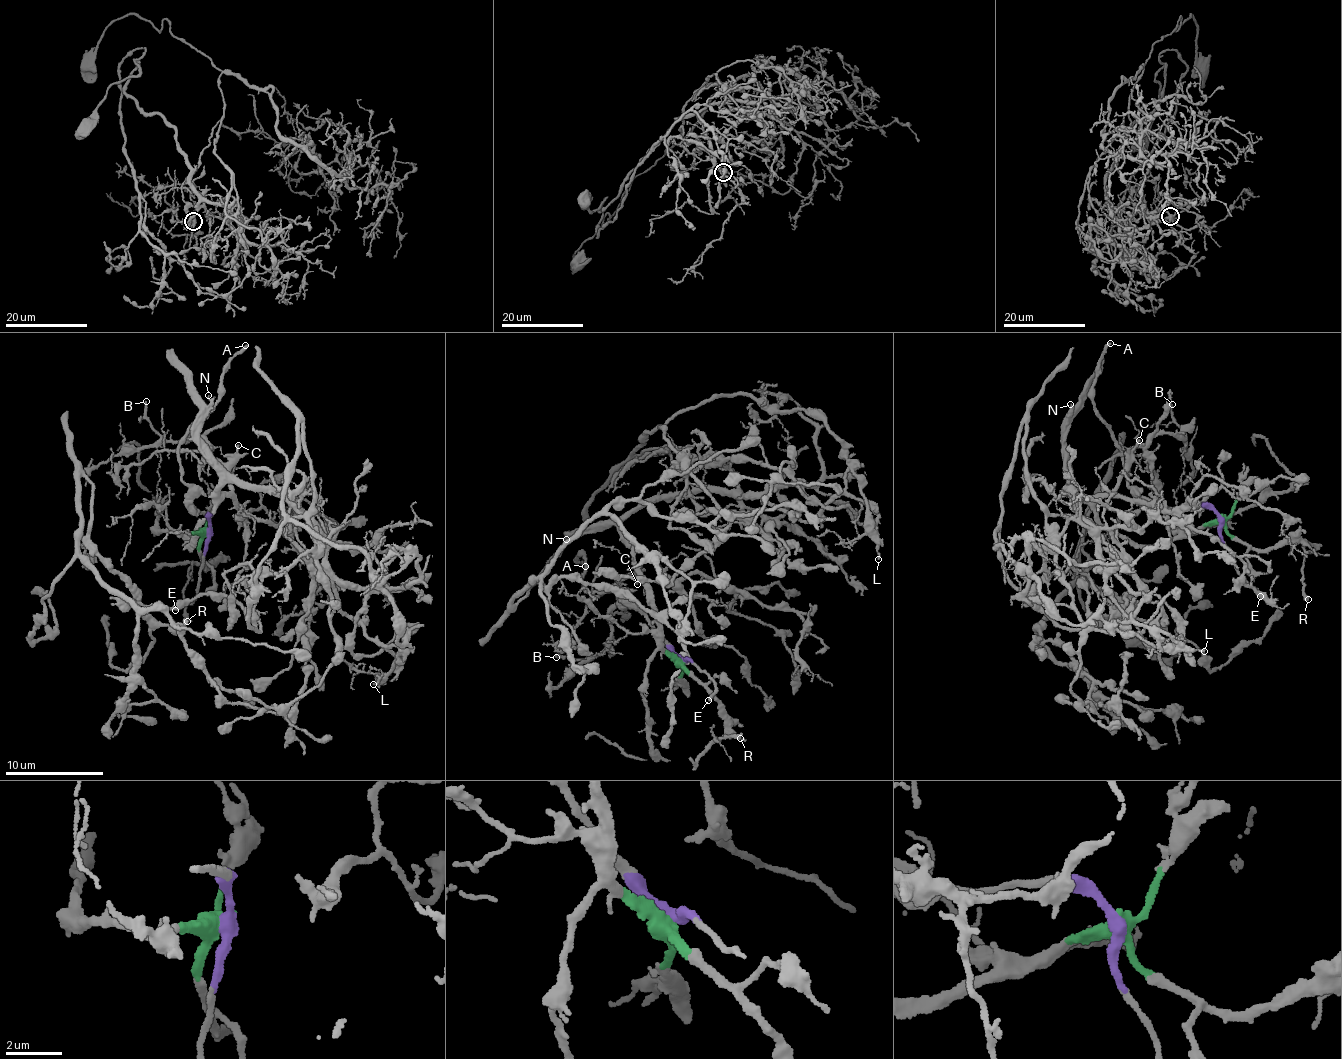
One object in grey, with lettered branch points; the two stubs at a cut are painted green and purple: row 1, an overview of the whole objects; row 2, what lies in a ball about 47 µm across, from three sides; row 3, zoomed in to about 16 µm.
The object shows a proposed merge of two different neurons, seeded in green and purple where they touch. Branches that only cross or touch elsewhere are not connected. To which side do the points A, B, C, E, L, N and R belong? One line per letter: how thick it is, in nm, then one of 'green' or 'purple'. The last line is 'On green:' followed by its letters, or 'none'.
A: 220 nm thick; purple
B: 160 nm thick; green
C: 140 nm thick; green
E: 220 nm thick; purple
L: 140 nm thick; green
N: 190 nm thick; green
R: 340 nm thick; green
On green: B, C, L, N, R

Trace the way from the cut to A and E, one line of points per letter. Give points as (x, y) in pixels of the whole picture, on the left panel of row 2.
A: (206, 530), (207, 515), (193, 508), (188, 486), (181, 478), (179, 443), (221, 396), (224, 367), (246, 344)
E: (206, 530), (206, 554), (192, 600), (174, 610)

